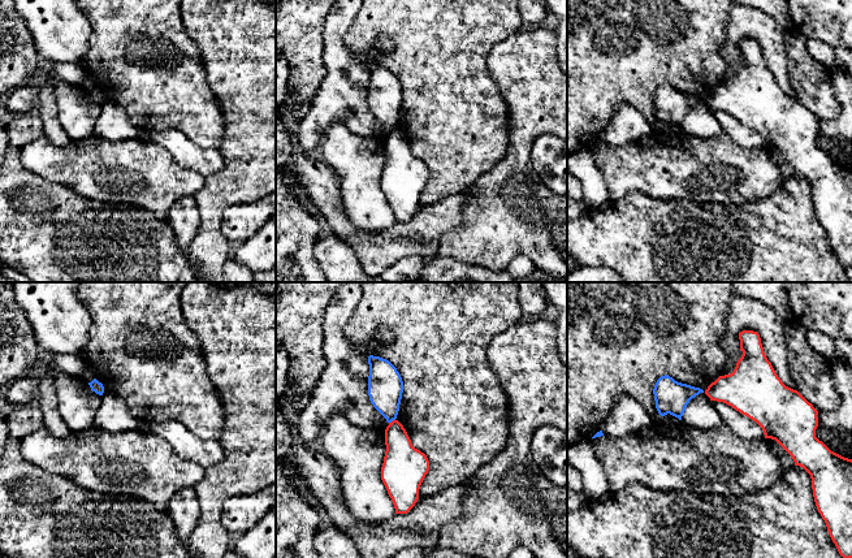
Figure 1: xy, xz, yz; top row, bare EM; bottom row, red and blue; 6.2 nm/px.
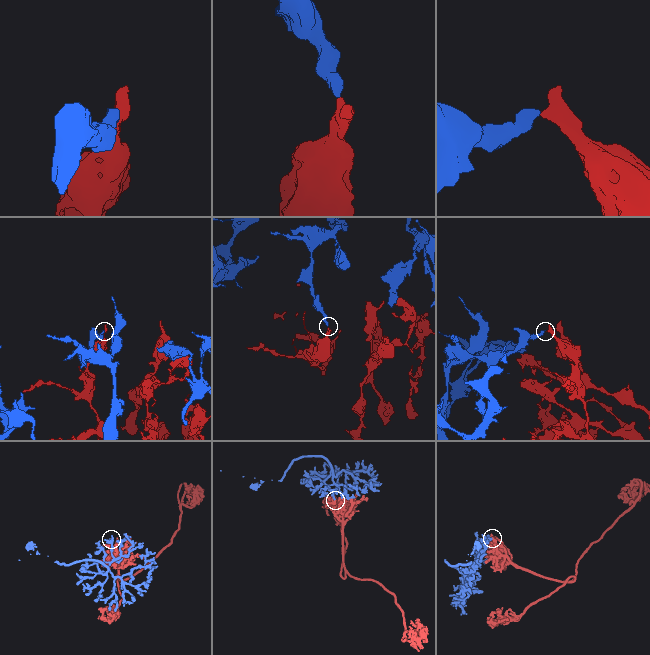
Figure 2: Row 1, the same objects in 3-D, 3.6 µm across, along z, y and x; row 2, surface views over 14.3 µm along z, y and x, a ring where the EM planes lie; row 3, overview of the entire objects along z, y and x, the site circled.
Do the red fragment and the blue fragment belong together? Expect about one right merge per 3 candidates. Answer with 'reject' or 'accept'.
reject

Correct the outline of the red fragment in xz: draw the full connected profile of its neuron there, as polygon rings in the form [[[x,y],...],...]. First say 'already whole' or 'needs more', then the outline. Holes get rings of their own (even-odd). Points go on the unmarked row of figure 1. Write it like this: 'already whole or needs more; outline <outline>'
already whole; outline [[[398,129],[386,135],[385,153],[381,189],[393,209],[395,222],[407,222],[419,208],[419,198],[429,179],[429,169],[412,155]]]

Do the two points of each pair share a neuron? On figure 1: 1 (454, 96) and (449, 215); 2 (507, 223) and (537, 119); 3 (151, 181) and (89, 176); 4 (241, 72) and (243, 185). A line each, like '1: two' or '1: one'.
1: two
2: one
3: one
4: one

